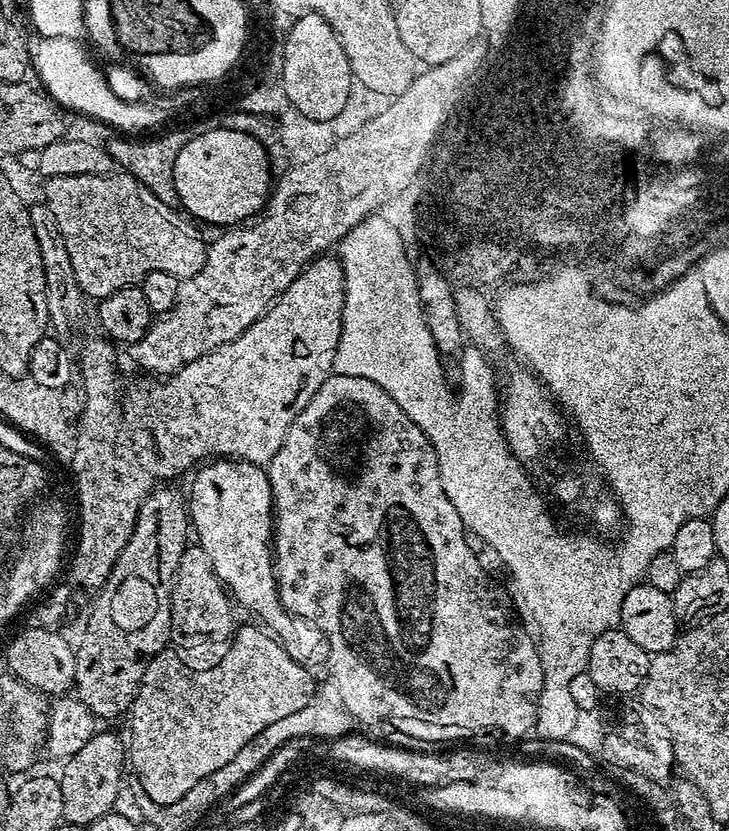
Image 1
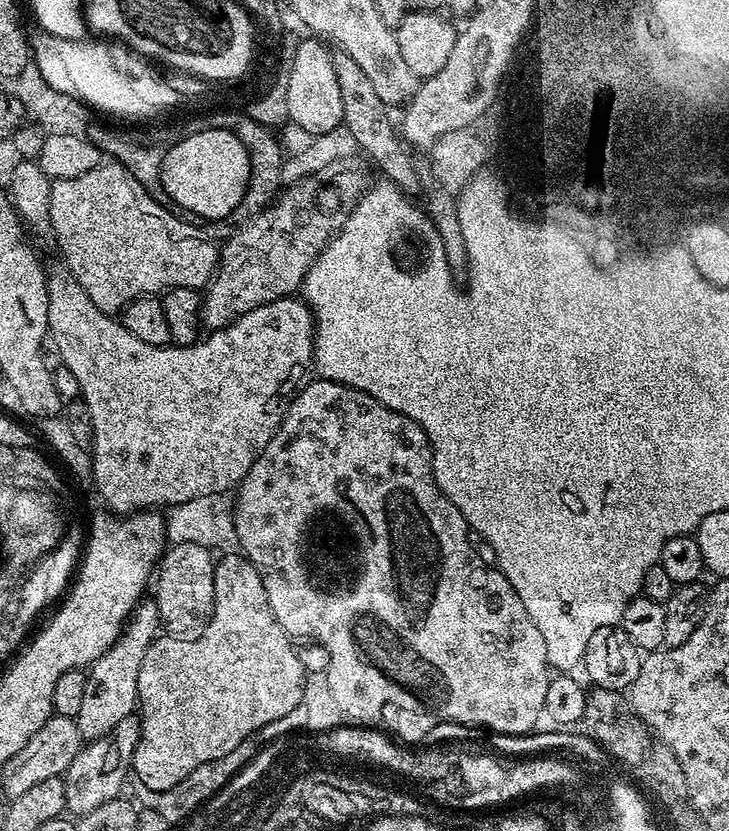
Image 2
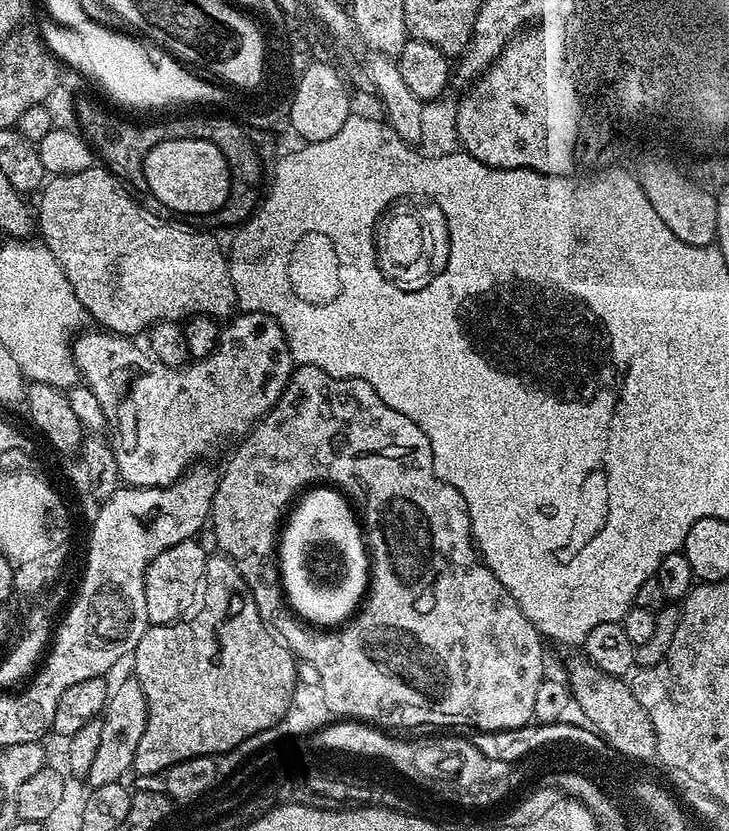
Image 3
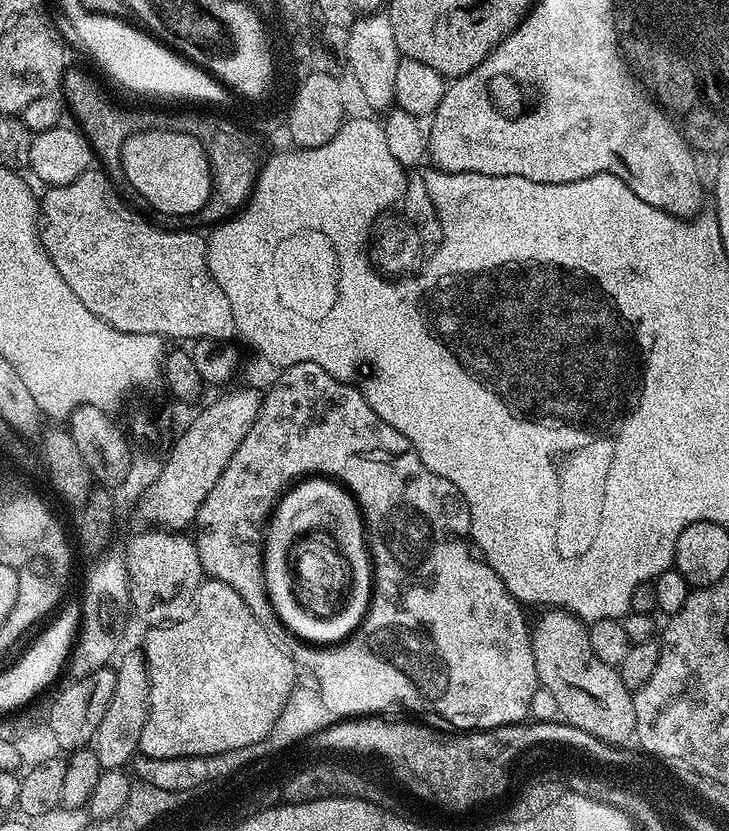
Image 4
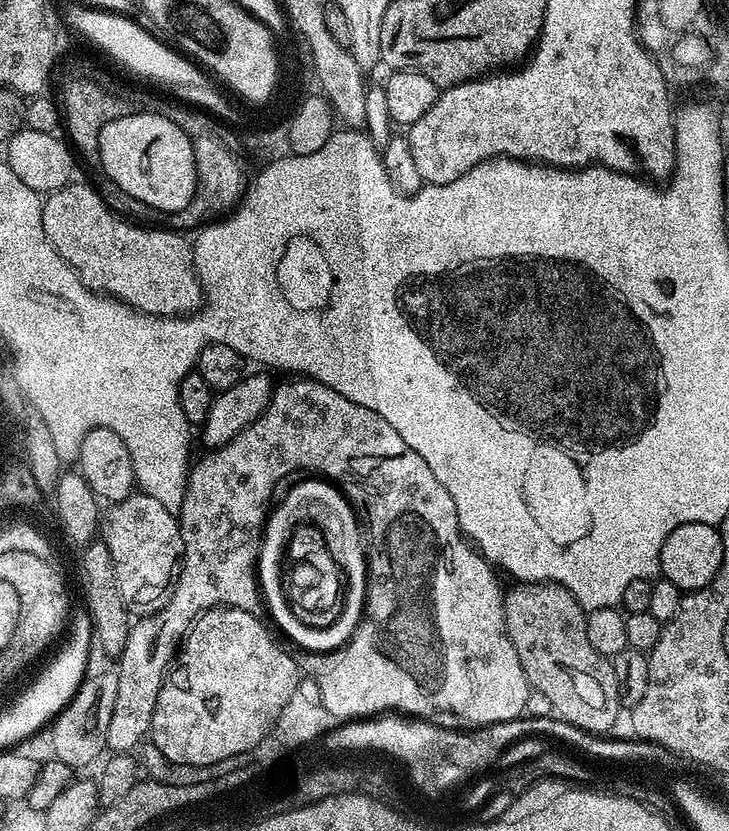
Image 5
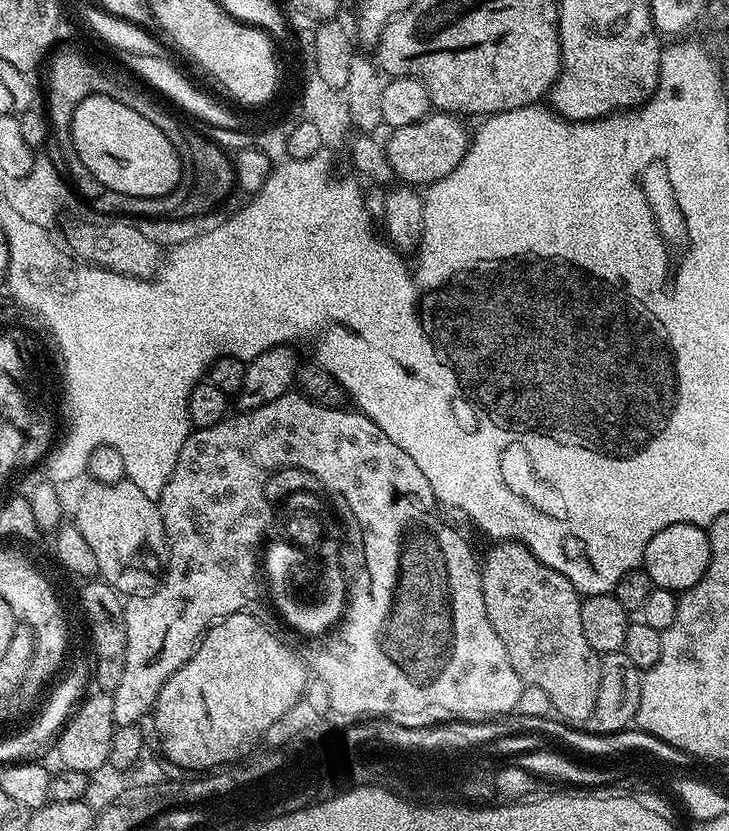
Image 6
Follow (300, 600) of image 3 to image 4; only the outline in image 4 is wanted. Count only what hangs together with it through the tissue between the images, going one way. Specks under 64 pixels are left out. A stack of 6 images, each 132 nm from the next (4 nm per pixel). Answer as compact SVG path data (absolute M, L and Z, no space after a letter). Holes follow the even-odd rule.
M308 478L295 486L289 487L281 495L271 517L271 527L267 529L264 541L264 585L268 588L268 597L280 618L280 623L304 642L315 642L320 646L331 646L343 641L352 635L364 619L368 605L372 599L372 586L374 583L374 572L367 559L357 559L354 562L354 582L356 582L356 594L352 596L352 602L348 610L334 618L332 622L324 622L324 628L312 628L312 620L302 612L296 610L286 568L284 568L284 554L288 550L288 544L294 534L300 530L306 530L308 536L334 536L336 540L347 542L352 536L352 512L357 511L358 505L351 495L339 483L328 478ZM308 480L308 481L307 481ZM304 483L305 484L300 484ZM300 484L300 485L299 485ZM297 486L297 488L295 488ZM272 527L276 528L272 528Z

